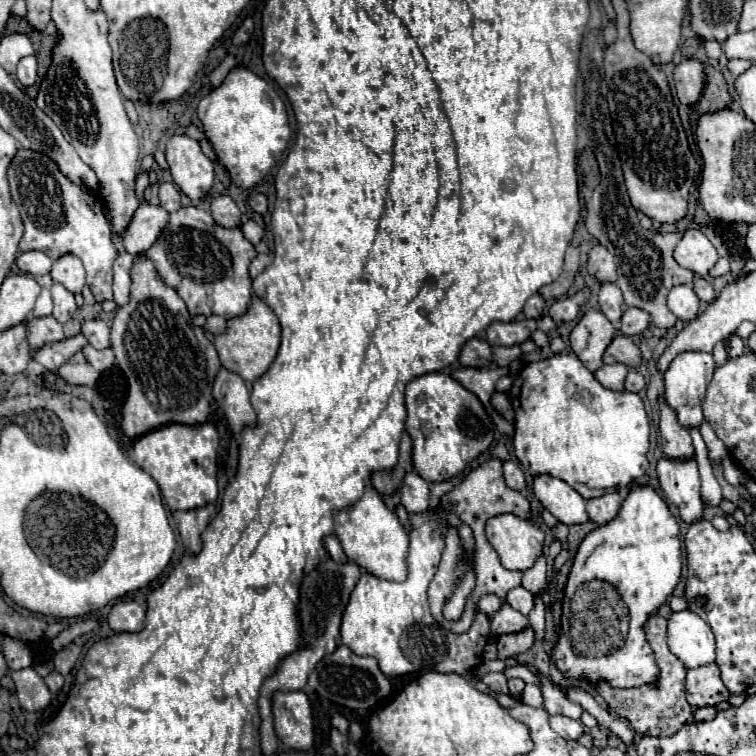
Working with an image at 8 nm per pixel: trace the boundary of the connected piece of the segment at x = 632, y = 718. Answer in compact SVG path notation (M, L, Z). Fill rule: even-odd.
M652 614L644 622L646 630L646 640L654 650L656 664L660 666L660 680L652 688L612 688L608 682L600 680L596 682L598 694L606 700L608 708L618 714L620 718L626 718L630 726L642 734L642 736L674 736L690 718L692 718L692 708L686 702L684 696L684 678L686 678L686 666L670 652L666 644L666 618L660 614Z

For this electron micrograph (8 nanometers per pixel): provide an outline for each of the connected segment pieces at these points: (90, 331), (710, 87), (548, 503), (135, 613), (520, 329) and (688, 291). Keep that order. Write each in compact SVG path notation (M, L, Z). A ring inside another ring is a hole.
M86 320L82 324L82 334L90 340L90 346L104 350L110 346L110 328L104 320Z
M704 64L704 70L706 70L706 86L700 100L692 106L694 120L706 112L714 112L718 108L730 106L730 94L724 76L710 64Z
M540 474L534 476L534 496L542 502L546 510L550 510L564 524L582 524L588 522L586 500L564 480Z
M134 600L116 602L108 614L108 624L114 632L138 632L144 626L144 608Z
M514 320L514 322L494 322L486 330L486 340L492 346L514 346L522 344L532 336L532 332L538 326L536 320Z
M676 286L672 288L672 292L668 294L668 308L674 316L678 316L684 322L690 322L698 316L700 310L700 300L694 294L692 286Z

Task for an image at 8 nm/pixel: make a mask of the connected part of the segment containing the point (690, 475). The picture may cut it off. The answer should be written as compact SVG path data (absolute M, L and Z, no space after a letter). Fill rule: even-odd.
M660 458L656 474L664 494L676 504L684 522L702 518L704 502L700 496L700 472L696 458Z

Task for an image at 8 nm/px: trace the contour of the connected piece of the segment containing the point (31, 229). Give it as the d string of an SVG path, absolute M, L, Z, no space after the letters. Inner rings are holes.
M18 150L14 164L8 170L12 200L20 210L24 222L24 236L20 250L40 250L52 260L64 254L74 254L86 268L86 284L90 286L96 302L112 300L112 262L118 252L112 244L108 220L98 194L88 194L72 184L58 166L44 154L32 150Z

